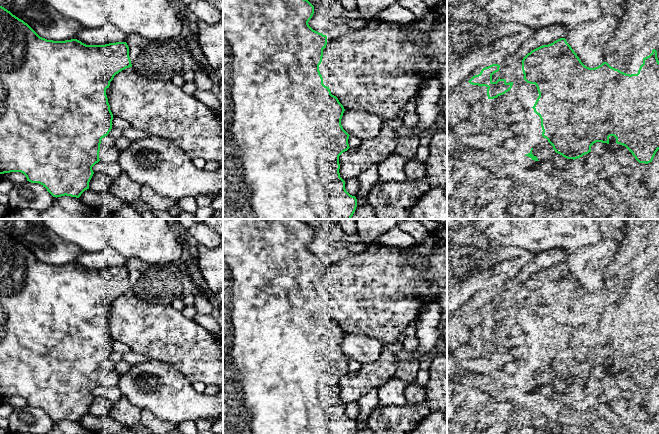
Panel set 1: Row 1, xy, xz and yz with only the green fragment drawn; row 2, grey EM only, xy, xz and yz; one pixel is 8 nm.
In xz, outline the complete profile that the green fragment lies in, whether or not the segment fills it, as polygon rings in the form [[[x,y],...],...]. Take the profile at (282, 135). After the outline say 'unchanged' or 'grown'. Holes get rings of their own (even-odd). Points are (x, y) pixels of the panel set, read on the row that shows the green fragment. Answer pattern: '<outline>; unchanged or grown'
[[[223,0],[223,219],[351,219],[356,210],[357,199],[346,191],[345,181],[339,173],[339,156],[350,148],[350,135],[341,125],[345,109],[333,94],[330,70],[324,63],[327,36],[313,30],[308,24],[313,14],[314,6],[308,0]]]; grown

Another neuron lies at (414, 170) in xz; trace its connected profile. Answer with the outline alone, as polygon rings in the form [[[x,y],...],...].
[[[415,158],[410,159],[404,168],[406,180],[421,180],[426,171],[426,164],[418,162]]]

